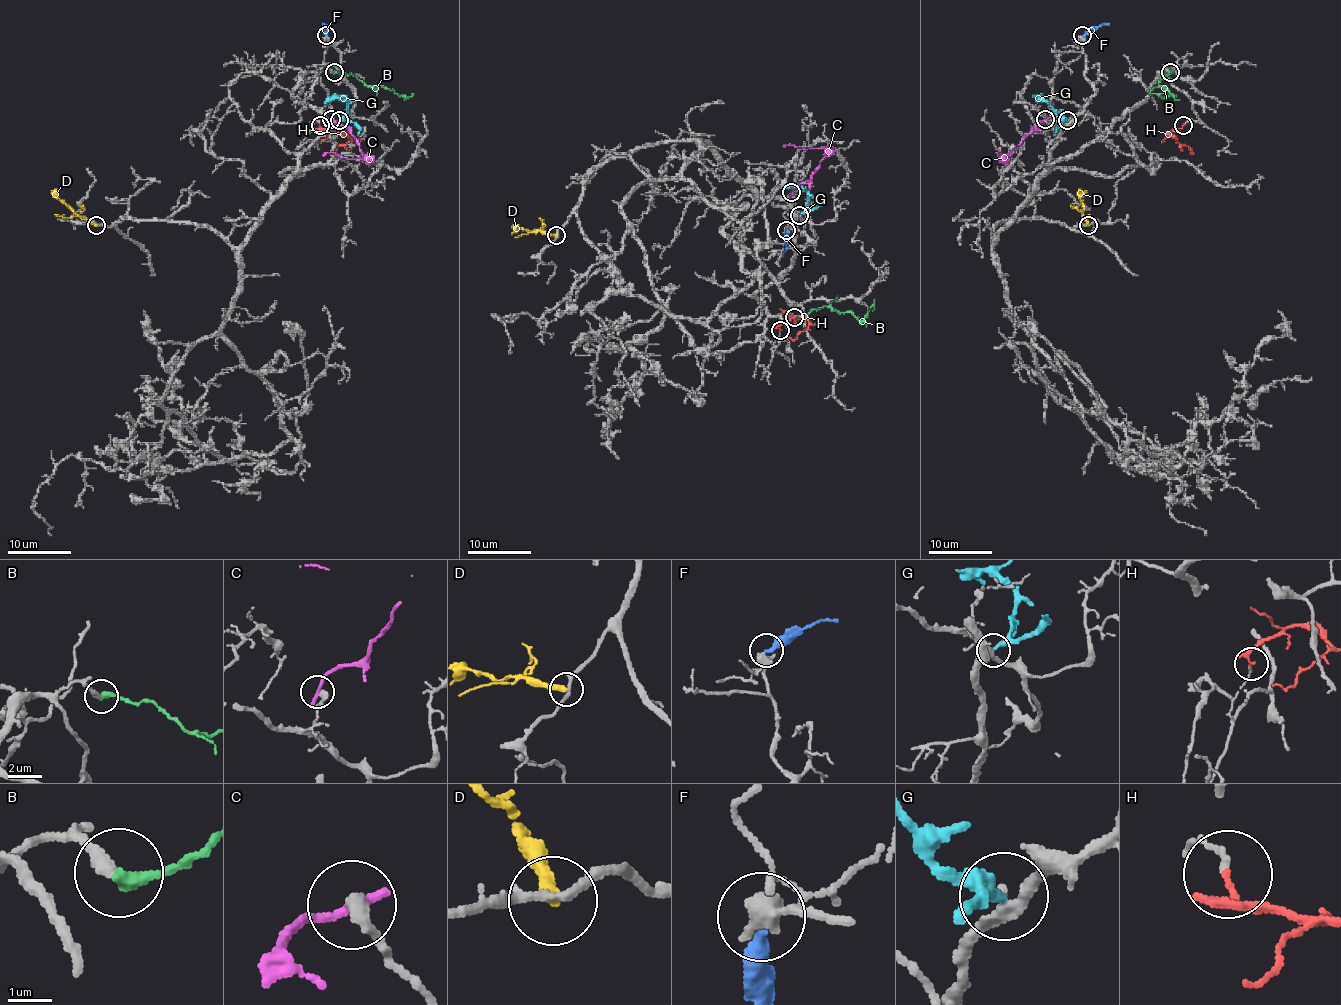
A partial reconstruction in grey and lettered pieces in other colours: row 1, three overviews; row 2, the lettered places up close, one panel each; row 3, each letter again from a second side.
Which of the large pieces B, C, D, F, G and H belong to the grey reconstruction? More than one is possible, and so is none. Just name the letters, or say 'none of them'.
B

